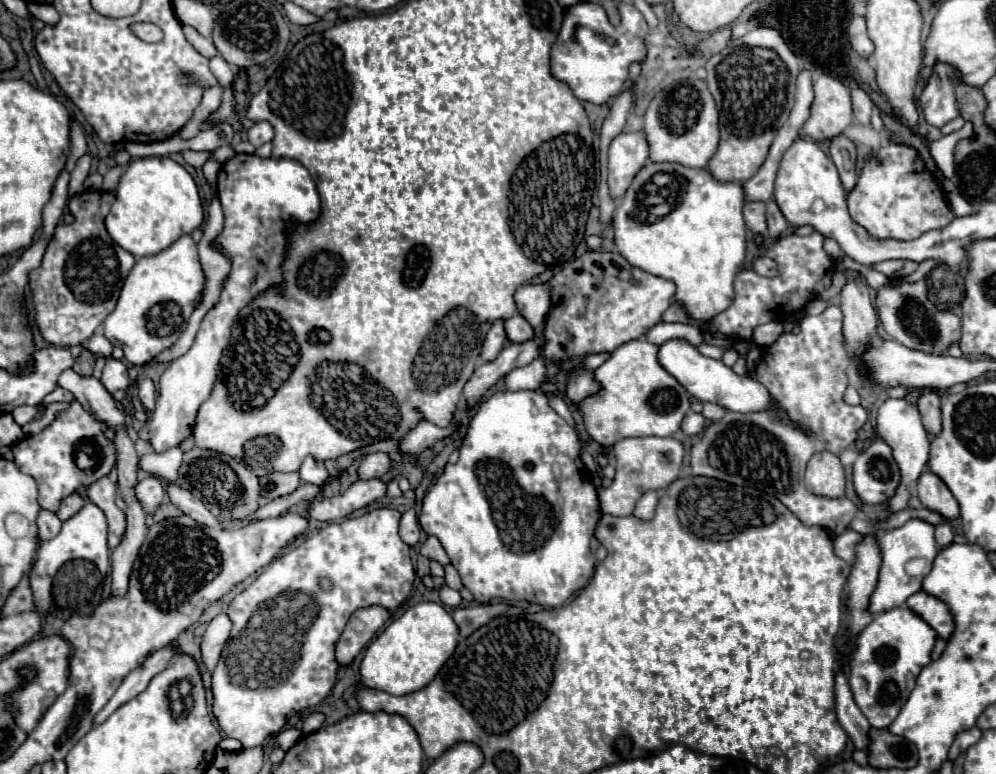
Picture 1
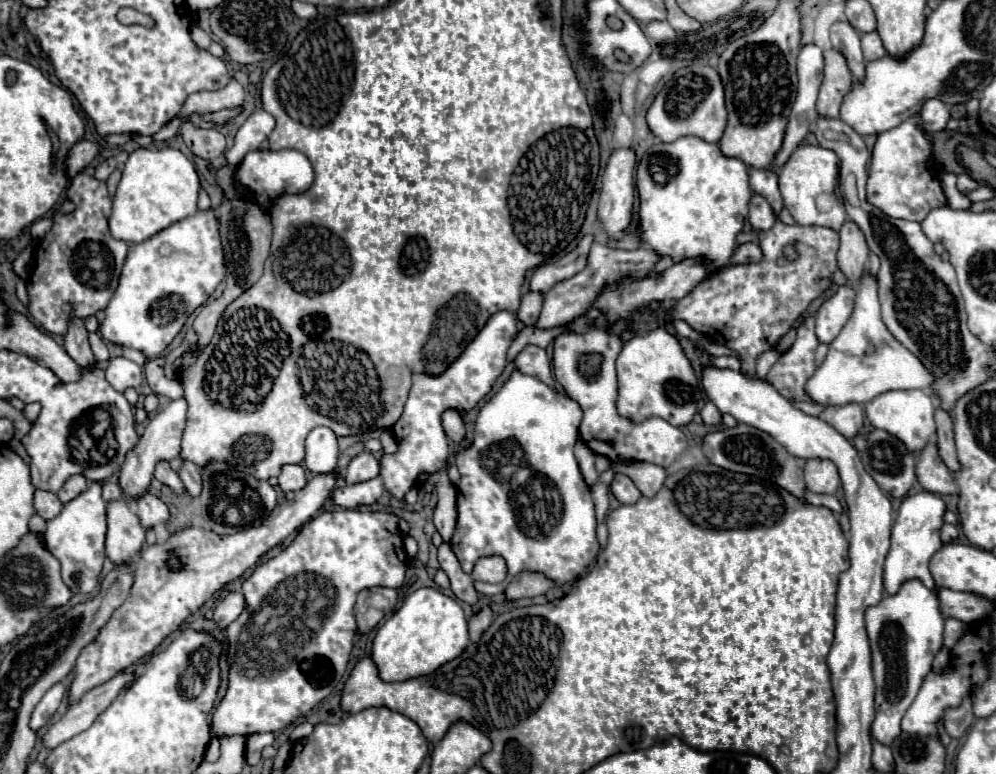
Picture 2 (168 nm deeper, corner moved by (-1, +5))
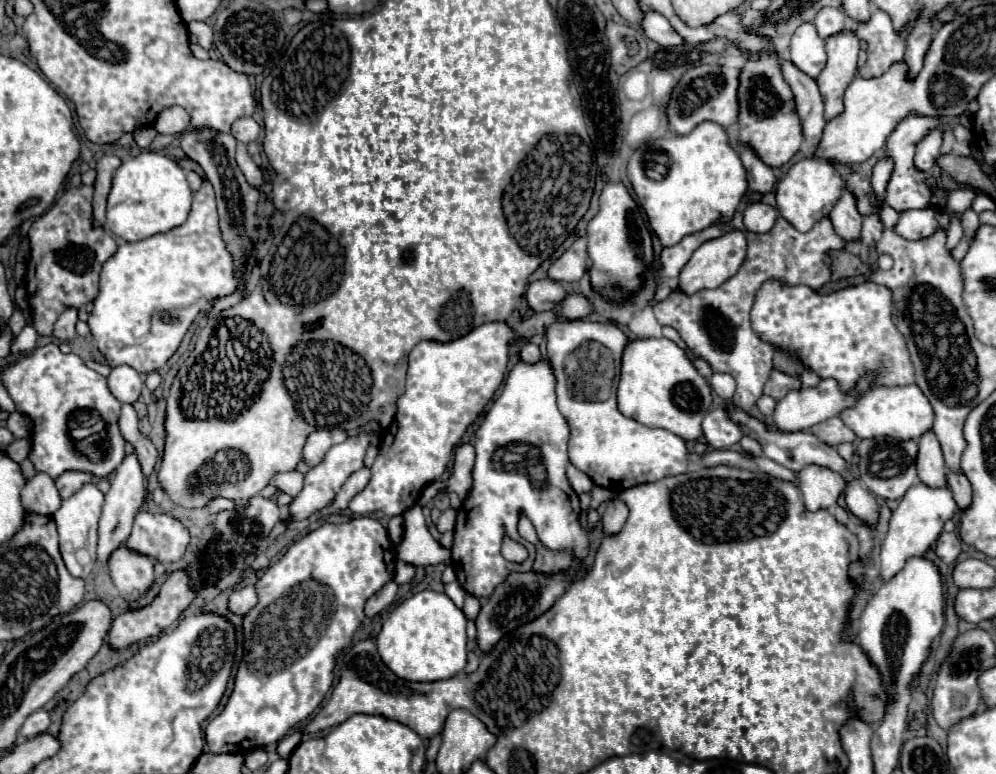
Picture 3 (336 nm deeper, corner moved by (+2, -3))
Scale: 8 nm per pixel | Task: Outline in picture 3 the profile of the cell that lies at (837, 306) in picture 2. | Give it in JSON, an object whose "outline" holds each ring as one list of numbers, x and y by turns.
{"outline":[[768,281,756,295,752,327,764,341,790,351,820,377,836,379,842,389,850,389,870,369,880,371,876,385,896,387,914,383,904,337,892,323,892,293,872,281,830,295,818,295,804,285,790,287]]}

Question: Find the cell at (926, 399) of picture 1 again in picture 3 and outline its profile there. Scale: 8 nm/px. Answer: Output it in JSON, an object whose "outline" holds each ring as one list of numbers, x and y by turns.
{"outline":[[948,471,946,477,948,477,948,487,950,487,950,491,952,491,958,507,960,509,968,507,968,503,972,501,972,487,970,487,966,475,956,473,956,471]]}

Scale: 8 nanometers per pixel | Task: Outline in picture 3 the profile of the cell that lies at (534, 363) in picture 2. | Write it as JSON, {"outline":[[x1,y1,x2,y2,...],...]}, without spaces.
{"outline":[[526,343,524,347,522,347,522,351,520,351,520,359,524,361,524,363,538,363,540,361,540,351,538,351,538,347,536,345,532,345,532,343]]}

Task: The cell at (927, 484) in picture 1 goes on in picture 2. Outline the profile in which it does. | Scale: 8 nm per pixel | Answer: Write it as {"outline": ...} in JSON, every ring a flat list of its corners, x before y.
{"outline":[[931,439,927,447,919,453,917,461,917,479,925,491,937,493,937,495,953,495,957,493,957,483,947,469,947,465,939,459,937,443]]}

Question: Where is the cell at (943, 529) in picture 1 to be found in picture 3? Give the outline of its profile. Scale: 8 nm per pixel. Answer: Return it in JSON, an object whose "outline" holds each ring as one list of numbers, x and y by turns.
{"outline":[[942,531,940,537,938,537,938,543,936,543,936,555,944,561,944,563,954,563,956,557,960,555,962,551,962,543,960,543,960,537,956,533,946,533]]}

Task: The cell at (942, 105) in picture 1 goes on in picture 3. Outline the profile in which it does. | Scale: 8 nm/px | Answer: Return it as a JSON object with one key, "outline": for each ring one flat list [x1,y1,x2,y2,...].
{"outline":[[934,127,930,129,928,135,922,137,922,141,916,145,916,157,914,163,920,171,928,173,932,169,932,165,936,163,938,155,940,155,940,147,944,141,944,129,942,127]]}

